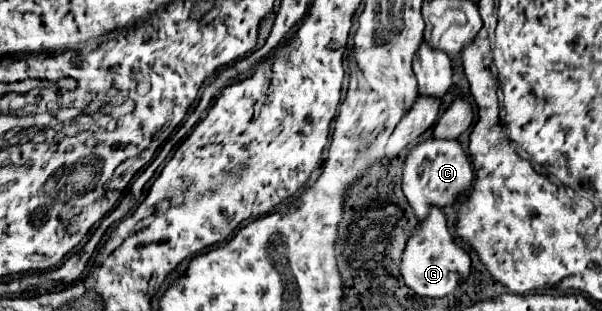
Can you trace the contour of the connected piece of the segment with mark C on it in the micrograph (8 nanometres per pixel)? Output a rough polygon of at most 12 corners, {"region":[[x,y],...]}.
{"region":[[459,140],[407,154],[401,188],[417,218],[473,182]]}

